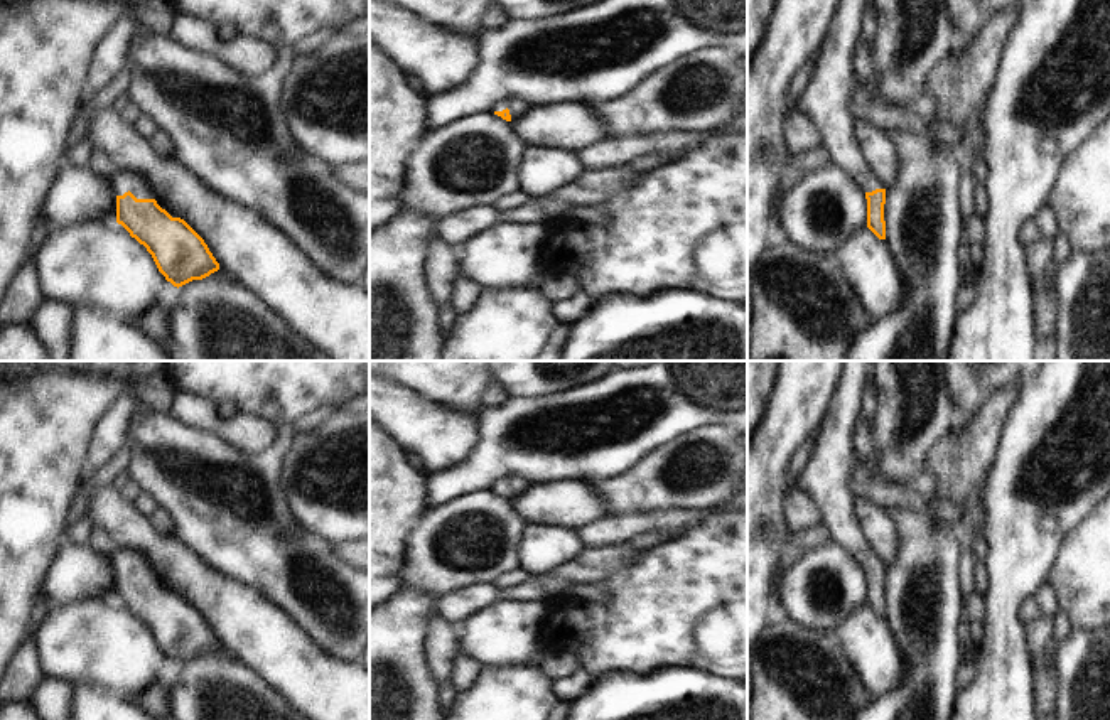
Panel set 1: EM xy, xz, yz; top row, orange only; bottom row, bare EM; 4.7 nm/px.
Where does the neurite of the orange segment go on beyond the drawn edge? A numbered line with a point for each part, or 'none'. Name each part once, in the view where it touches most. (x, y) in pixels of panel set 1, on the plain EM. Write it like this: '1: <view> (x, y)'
1: xy (122, 560)

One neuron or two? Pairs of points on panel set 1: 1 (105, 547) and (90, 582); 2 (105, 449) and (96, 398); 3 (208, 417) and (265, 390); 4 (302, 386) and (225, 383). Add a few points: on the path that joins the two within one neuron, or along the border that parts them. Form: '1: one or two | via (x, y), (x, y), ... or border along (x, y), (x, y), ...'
1: two | border along (88, 545), (108, 557)
2: two | border along (123, 383), (115, 400), (91, 427), (86, 444)
3: two | border along (238, 410), (258, 415), (274, 427)
4: one | via (284, 383), (243, 383)

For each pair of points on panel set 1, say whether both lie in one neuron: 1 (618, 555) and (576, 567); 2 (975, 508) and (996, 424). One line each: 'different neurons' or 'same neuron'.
1: same neuron
2: same neuron

